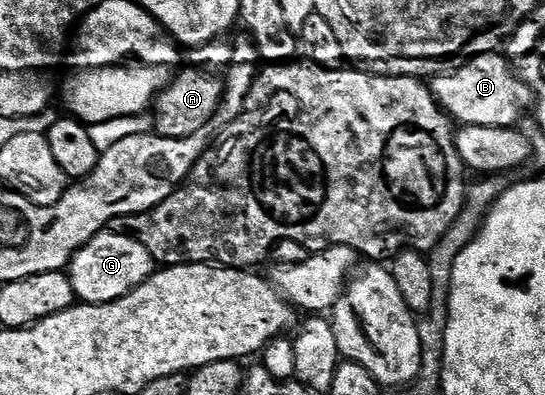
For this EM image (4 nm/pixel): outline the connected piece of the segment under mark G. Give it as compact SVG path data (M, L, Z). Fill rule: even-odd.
M102 231L73 256L67 270L77 301L86 305L111 303L139 287L155 271L153 256L134 237Z

